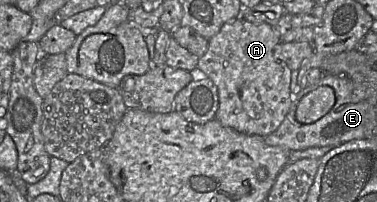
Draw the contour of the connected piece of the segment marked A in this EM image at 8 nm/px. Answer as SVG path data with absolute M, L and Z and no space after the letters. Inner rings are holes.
M239 18L225 23L220 31L208 40L208 49L199 58L197 67L218 89L219 105L215 120L223 126L248 135L265 137L278 129L293 102L292 71L280 60L280 47L281 40L273 26L266 23L253 24Z

